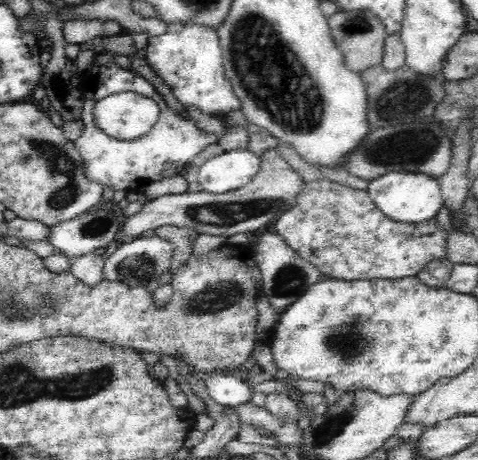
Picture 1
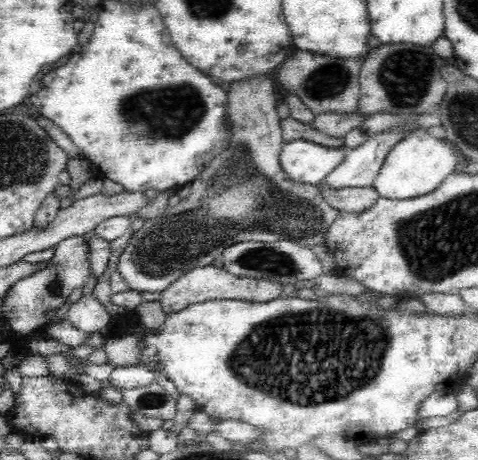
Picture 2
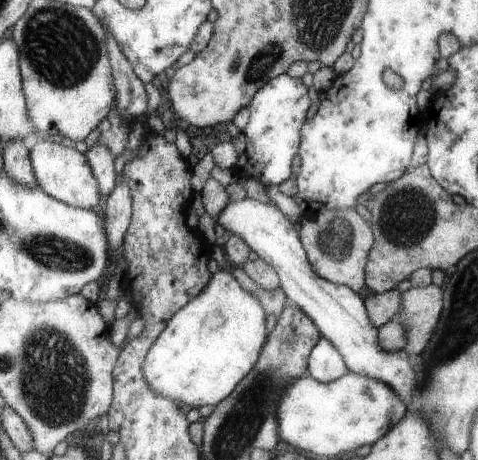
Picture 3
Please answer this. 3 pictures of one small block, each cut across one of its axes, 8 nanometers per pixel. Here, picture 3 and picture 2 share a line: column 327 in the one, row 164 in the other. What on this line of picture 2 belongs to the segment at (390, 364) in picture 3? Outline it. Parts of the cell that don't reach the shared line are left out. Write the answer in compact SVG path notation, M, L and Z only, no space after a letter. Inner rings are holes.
M308 140L286 142L280 150L280 164L286 176L296 184L320 186L346 158L346 146L326 148Z

